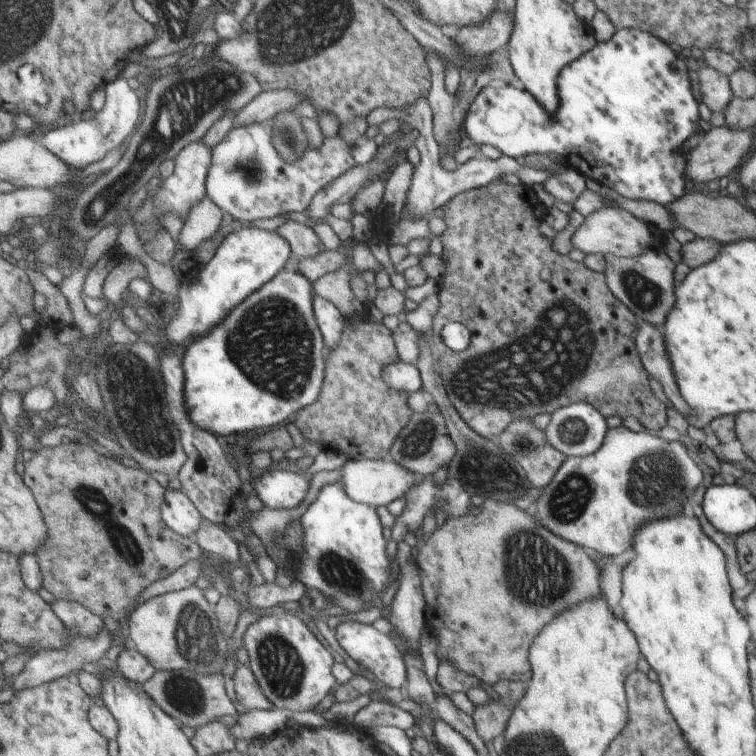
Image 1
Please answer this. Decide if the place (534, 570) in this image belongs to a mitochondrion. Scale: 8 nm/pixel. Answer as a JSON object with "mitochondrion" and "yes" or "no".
{"mitochondrion":"yes"}

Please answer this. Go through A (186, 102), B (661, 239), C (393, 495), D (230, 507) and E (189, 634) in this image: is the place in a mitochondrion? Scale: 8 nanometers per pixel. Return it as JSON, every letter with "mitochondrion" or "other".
{"A":"mitochondrion","B":"other","C":"other","D":"other","E":"mitochondrion"}

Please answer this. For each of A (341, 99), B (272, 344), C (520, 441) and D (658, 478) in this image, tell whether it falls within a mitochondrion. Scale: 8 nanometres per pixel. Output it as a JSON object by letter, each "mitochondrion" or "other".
{"A":"other","B":"mitochondrion","C":"mitochondrion","D":"mitochondrion"}

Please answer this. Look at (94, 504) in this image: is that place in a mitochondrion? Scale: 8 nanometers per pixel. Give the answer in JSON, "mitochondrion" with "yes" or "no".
{"mitochondrion":"yes"}

